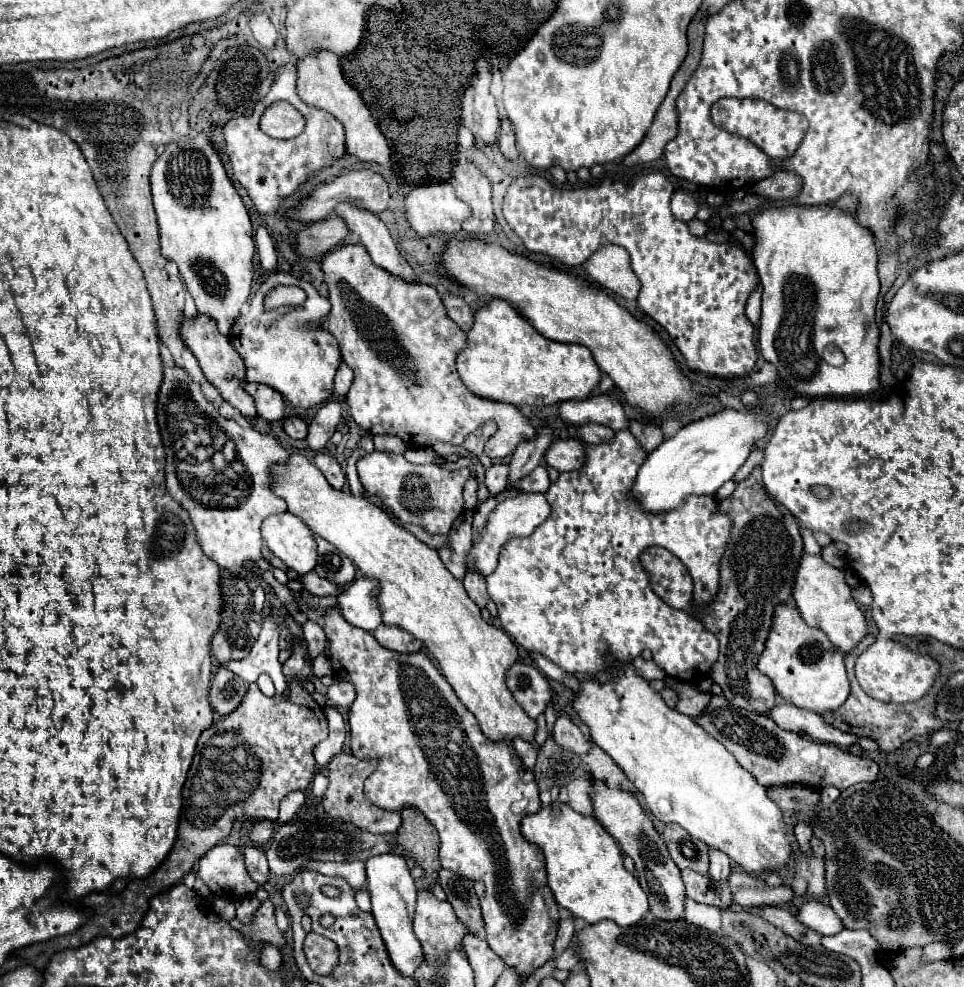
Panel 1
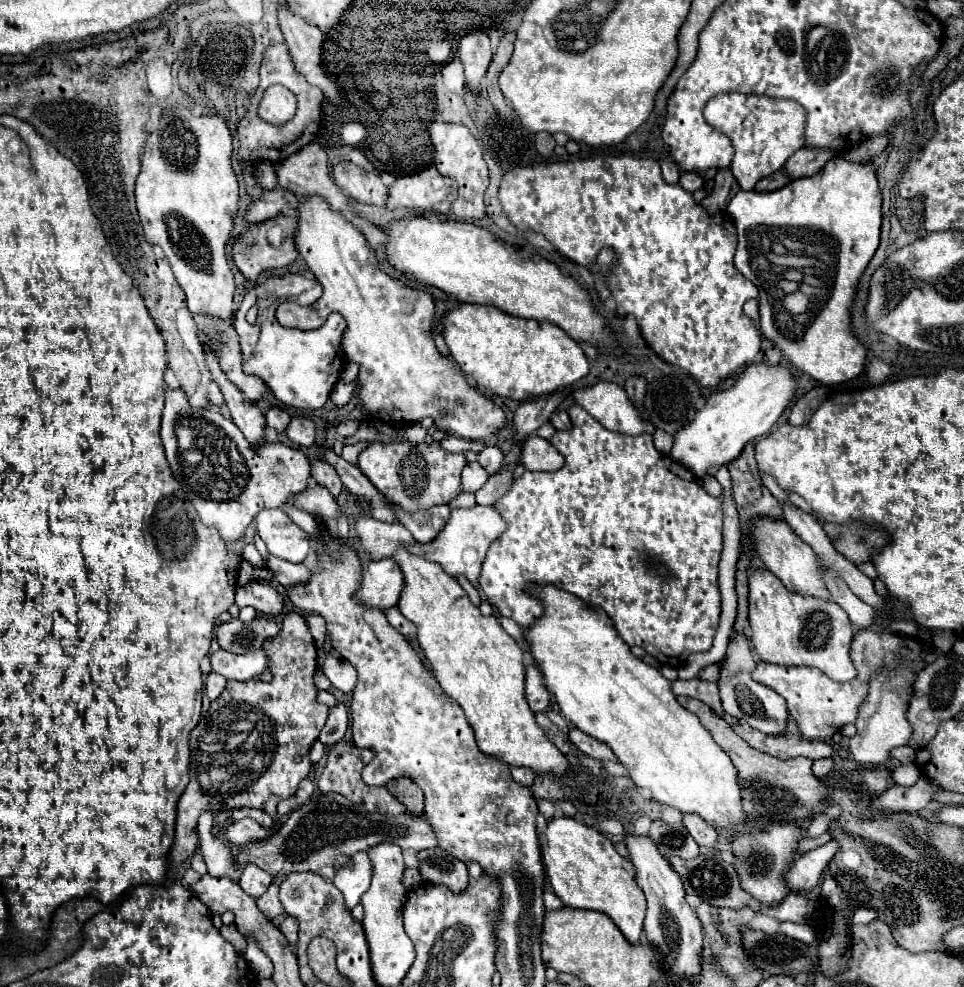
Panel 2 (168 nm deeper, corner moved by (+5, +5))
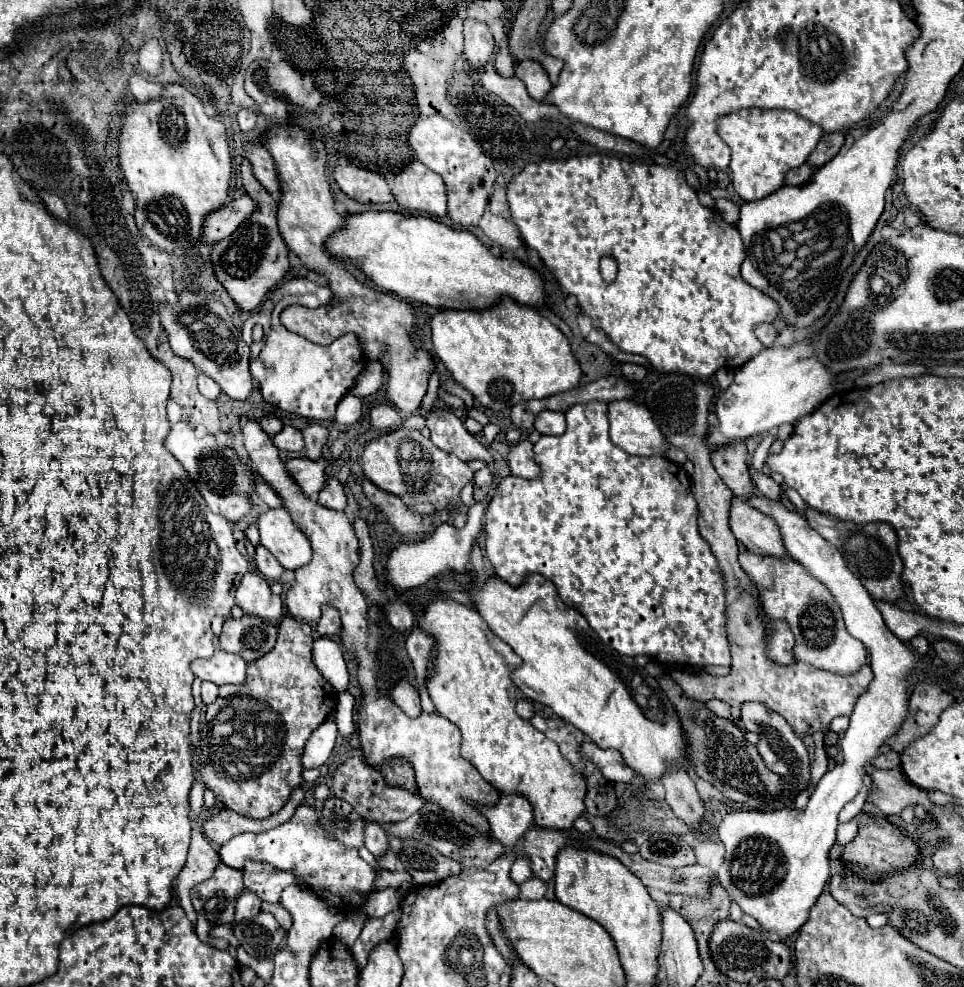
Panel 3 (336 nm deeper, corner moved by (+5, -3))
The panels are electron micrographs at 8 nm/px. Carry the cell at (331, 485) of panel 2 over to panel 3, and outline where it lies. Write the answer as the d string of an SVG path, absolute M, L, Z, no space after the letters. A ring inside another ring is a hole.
M329 478L327 486L319 492L317 500L319 500L319 504L323 504L325 508L331 508L331 510L343 510L347 504L343 486L335 478Z

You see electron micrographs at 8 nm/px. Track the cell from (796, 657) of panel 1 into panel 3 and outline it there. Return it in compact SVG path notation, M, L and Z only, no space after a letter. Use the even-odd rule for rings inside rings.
M745 550L739 554L739 564L759 586L765 614L771 620L789 620L789 626L797 638L797 644L793 648L795 660L837 674L853 674L867 662L865 644L847 632L839 604L835 604L831 592L827 592L819 580L807 574L807 570L797 560L759 556Z

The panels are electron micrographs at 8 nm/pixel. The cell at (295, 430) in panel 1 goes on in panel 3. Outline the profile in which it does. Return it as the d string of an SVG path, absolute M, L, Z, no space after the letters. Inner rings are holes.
M263 416L263 418L259 420L259 424L261 424L261 428L263 428L271 438L279 432L279 428L283 428L281 420L279 420L279 418L275 418L275 416Z

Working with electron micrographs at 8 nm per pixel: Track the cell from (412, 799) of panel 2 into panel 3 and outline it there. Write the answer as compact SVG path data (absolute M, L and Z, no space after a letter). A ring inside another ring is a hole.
M403 758L385 760L385 762L379 766L379 770L381 770L383 778L387 780L387 784L405 788L405 790L409 790L409 792L417 792L415 772L413 772L409 760L403 760Z

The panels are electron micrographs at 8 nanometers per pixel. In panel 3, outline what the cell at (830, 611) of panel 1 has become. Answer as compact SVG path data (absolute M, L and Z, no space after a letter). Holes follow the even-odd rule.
M737 496L731 500L729 508L729 528L735 538L751 552L771 556L787 554L777 524Z

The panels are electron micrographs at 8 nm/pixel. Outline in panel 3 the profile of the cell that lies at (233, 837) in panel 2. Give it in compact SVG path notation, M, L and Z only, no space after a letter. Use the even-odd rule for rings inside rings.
M301 804L293 818L273 830L259 834L237 834L227 844L221 846L219 856L231 868L243 870L247 860L271 864L277 870L287 870L303 882L307 890L311 890L321 900L327 900L341 914L359 910L367 894L375 892L377 870L369 866L353 848L339 844L327 830L319 824L319 810Z

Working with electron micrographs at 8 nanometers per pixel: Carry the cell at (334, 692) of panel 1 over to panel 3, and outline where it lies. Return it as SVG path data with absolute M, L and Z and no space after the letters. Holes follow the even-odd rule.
M321 636L313 642L313 662L323 674L323 678L337 690L343 692L347 690L349 684L349 674L345 666L345 658L341 652L341 646L333 642L327 636Z

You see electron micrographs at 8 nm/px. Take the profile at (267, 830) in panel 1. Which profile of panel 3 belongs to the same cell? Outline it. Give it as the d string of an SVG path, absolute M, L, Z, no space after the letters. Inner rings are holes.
M295 788L291 792L291 798L287 800L287 804L273 816L269 818L263 818L263 820L253 820L253 818L245 818L229 808L221 808L217 814L213 814L211 818L205 820L203 824L203 832L205 836L215 842L215 844L225 844L227 840L231 840L235 834L243 834L243 832L265 832L265 830L271 830L275 826L281 826L283 822L287 822L295 808L299 804L303 804L303 796L305 796L305 790L303 788Z

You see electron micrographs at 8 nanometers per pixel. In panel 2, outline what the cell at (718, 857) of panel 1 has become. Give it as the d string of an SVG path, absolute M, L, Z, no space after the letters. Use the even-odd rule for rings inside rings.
M697 814L691 816L683 816L683 822L687 826L687 830L691 832L691 836L695 838L695 842L703 848L715 848L717 844L717 832L711 830L709 824L705 824L705 820L701 820Z

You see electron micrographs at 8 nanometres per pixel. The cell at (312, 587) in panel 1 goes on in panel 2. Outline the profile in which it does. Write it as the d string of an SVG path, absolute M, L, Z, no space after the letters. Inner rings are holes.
M269 556L267 566L275 572L275 580L285 588L293 588L295 584L305 584L305 580L313 574L311 570L307 570L305 564L291 564L275 556Z

